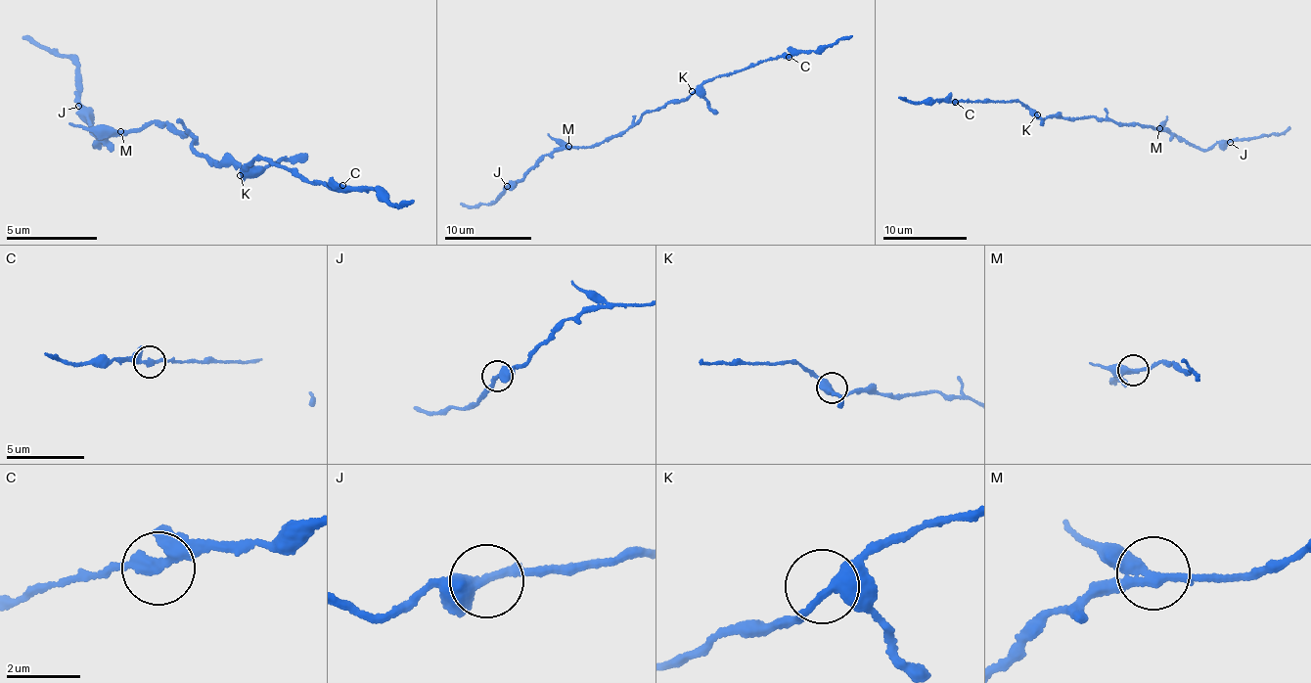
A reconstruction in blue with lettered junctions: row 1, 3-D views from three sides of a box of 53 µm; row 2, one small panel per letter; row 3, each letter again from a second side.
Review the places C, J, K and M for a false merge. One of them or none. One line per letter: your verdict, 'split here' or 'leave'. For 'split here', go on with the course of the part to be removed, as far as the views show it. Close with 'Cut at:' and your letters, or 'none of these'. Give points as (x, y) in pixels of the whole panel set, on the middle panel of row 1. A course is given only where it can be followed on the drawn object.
C: leave
J: leave
K: leave
M: split here | (569, 146), (547, 134)
Cut at: M

